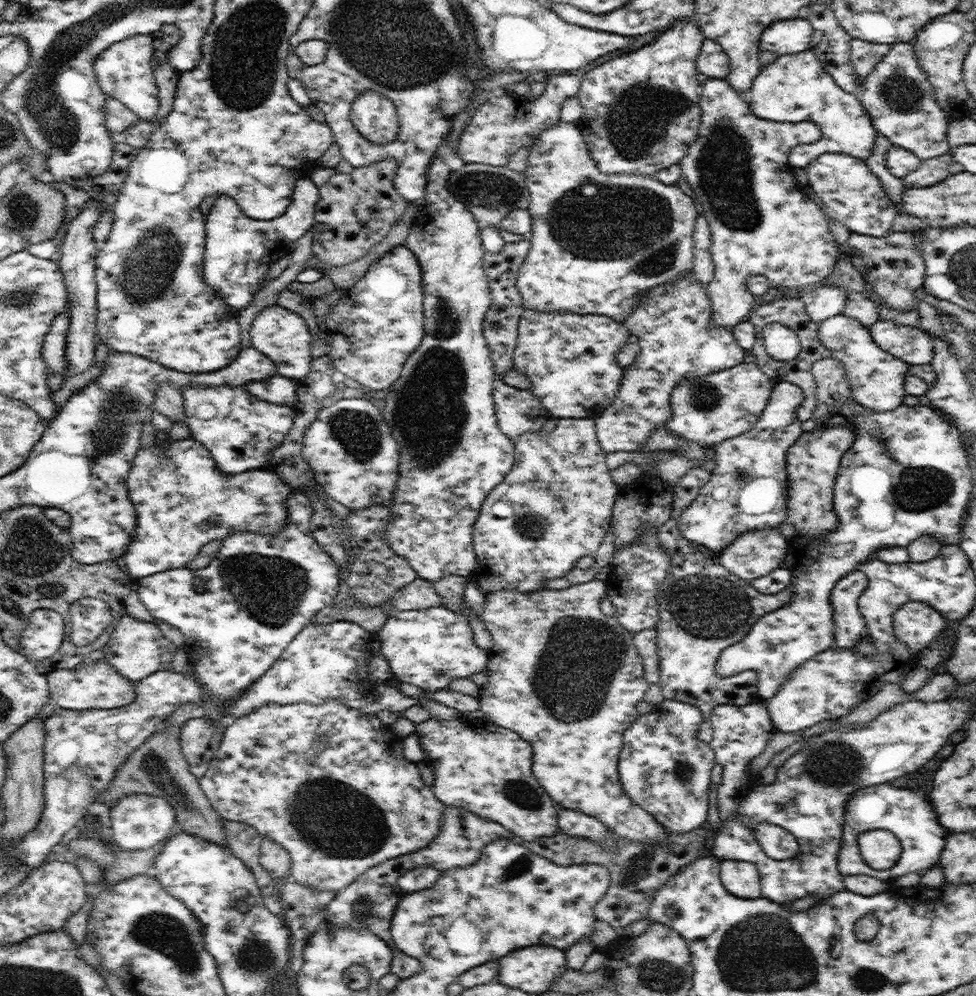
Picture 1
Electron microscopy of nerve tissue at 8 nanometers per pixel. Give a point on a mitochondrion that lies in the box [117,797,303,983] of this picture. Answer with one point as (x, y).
(252, 956)

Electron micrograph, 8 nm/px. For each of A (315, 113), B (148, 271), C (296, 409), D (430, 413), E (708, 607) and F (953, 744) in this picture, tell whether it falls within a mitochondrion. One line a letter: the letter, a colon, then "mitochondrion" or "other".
A: other
B: mitochondrion
C: other
D: mitochondrion
E: mitochondrion
F: other

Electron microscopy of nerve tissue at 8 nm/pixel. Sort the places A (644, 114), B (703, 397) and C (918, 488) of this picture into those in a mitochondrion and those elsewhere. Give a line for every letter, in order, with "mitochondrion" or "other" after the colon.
A: mitochondrion
B: mitochondrion
C: mitochondrion

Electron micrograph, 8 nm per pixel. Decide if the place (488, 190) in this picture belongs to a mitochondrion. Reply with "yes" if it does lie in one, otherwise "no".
yes

